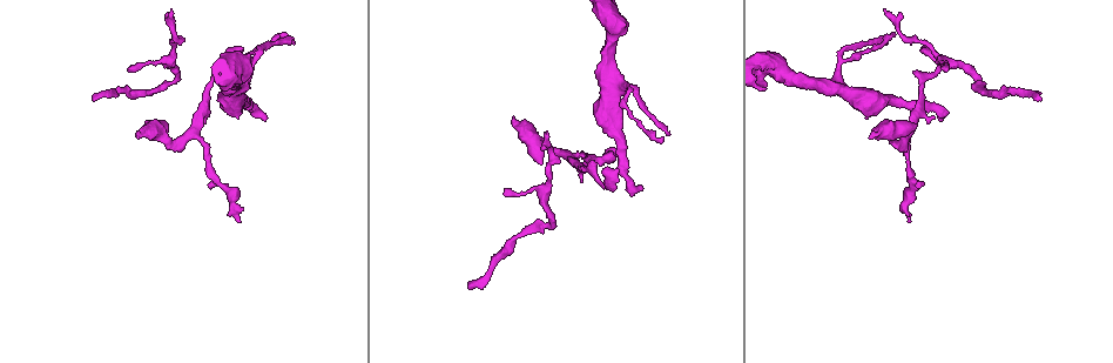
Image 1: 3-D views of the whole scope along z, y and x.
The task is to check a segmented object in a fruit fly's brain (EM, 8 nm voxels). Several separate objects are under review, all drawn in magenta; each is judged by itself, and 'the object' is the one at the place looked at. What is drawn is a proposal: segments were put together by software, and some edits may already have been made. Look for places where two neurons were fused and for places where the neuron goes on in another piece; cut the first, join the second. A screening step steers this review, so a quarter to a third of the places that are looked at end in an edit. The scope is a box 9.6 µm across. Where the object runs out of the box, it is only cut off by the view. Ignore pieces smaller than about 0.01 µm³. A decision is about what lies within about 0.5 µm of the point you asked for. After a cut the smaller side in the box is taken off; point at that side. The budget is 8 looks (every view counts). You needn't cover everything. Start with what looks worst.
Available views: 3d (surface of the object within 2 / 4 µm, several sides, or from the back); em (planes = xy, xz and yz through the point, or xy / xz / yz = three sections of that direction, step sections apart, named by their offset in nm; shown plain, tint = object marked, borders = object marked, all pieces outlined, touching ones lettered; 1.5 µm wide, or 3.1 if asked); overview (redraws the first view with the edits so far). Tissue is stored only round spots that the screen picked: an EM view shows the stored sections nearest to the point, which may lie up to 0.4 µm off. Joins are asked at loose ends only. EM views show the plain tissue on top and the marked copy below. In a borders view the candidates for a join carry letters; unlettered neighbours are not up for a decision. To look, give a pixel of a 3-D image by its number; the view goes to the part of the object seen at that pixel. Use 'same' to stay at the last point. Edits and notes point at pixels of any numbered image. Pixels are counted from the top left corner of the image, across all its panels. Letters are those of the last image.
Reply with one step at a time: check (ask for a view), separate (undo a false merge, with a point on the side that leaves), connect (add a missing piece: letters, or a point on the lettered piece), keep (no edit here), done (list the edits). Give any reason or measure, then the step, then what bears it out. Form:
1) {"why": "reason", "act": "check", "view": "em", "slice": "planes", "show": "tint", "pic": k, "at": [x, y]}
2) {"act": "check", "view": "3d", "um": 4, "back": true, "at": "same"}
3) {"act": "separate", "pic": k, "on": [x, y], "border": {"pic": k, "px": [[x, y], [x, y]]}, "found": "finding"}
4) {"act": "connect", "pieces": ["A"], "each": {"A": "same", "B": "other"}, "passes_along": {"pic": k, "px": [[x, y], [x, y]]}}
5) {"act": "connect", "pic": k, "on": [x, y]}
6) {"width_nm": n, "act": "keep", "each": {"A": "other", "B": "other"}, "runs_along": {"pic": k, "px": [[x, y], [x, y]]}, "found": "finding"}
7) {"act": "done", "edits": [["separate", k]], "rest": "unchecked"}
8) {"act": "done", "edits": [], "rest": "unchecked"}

{"why": "free end", "act": "check", "view": "3d", "um": 4, "back": true, "pic": 1, "at": [238, 220]}

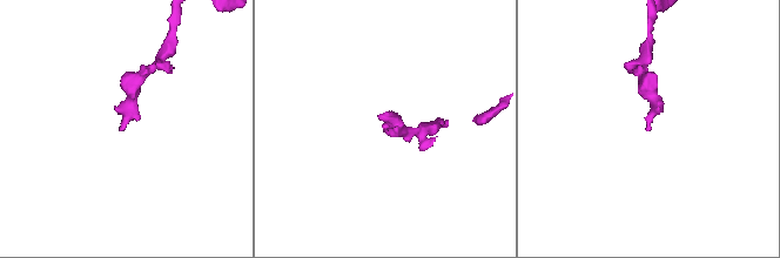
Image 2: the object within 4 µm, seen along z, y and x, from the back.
{"act": "check", "view": "em", "slice": "xz", "step": 8, "show": "borders", "pic": 2, "at": [122, 128]}

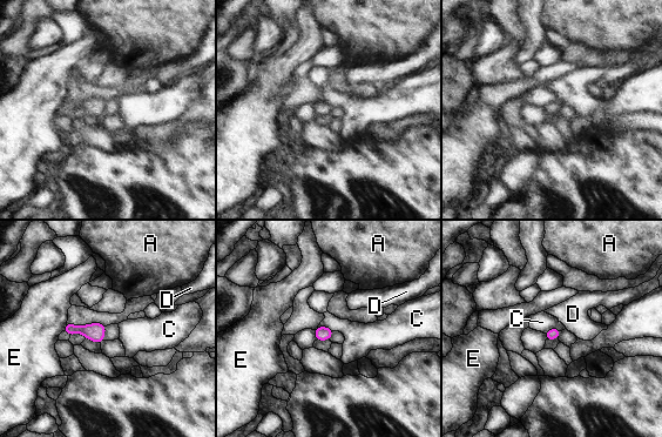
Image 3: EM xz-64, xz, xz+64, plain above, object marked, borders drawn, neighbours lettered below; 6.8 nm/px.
{"act": "keep", "each": {"A": "other", "C": "other", "D": "other", "E": "other"}, "found": "none of them fits"}

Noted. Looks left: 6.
{"why": "sharp bend", "act": "check", "view": "em", "slice": "planes", "show": "borders", "pic": 1, "at": [552, 225]}

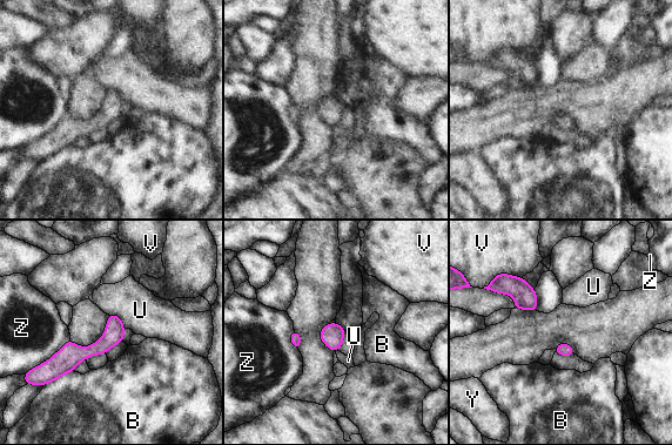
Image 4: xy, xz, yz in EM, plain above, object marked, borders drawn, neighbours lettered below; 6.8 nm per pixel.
{"act": "keep", "each": {"B": "other", "U": "other", "V": "other", "Y": "other", "Z": "other"}, "found": "all the same neuron"}

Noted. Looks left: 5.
{"why": "three arms meet", "act": "check", "view": "3d", "um": 4, "pic": 1, "at": [845, 92]}

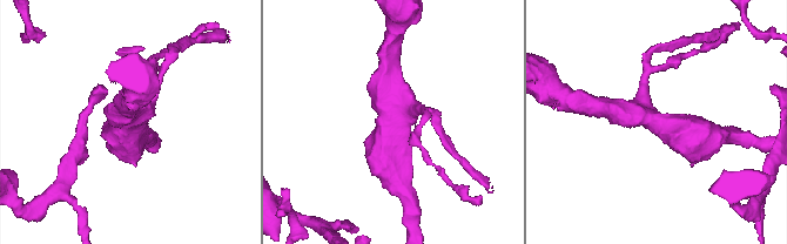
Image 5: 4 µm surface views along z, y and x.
{"why": "shape alone is not enough", "act": "check", "view": "em", "slice": "planes", "show": "tint", "pic": 5, "at": [389, 118]}

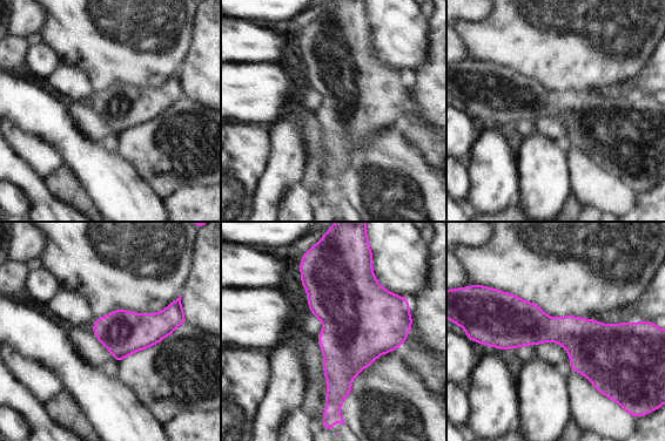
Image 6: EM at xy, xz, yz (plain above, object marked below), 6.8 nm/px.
{"act": "check", "view": "em", "slice": "planes", "show": "borders", "at": "same"}

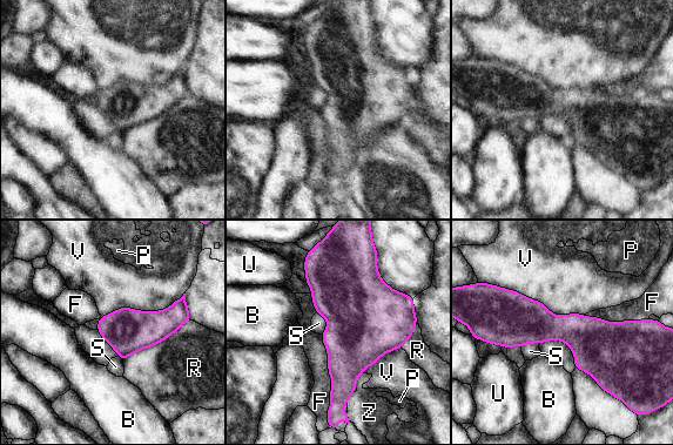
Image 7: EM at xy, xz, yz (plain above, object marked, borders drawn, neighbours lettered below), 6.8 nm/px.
{"width_nm": 220, "longest_contact_nm": ["V", 600], "act": "keep", "each": {"B": "other", "F": "other", "P": "other", "R": "other", "S": "other", "U": "other", "V": "other", "Z": "other"}, "found": "continuous, no second neuron"}

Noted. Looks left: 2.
{"act": "done", "edits": [], "rest": "unchecked"}

